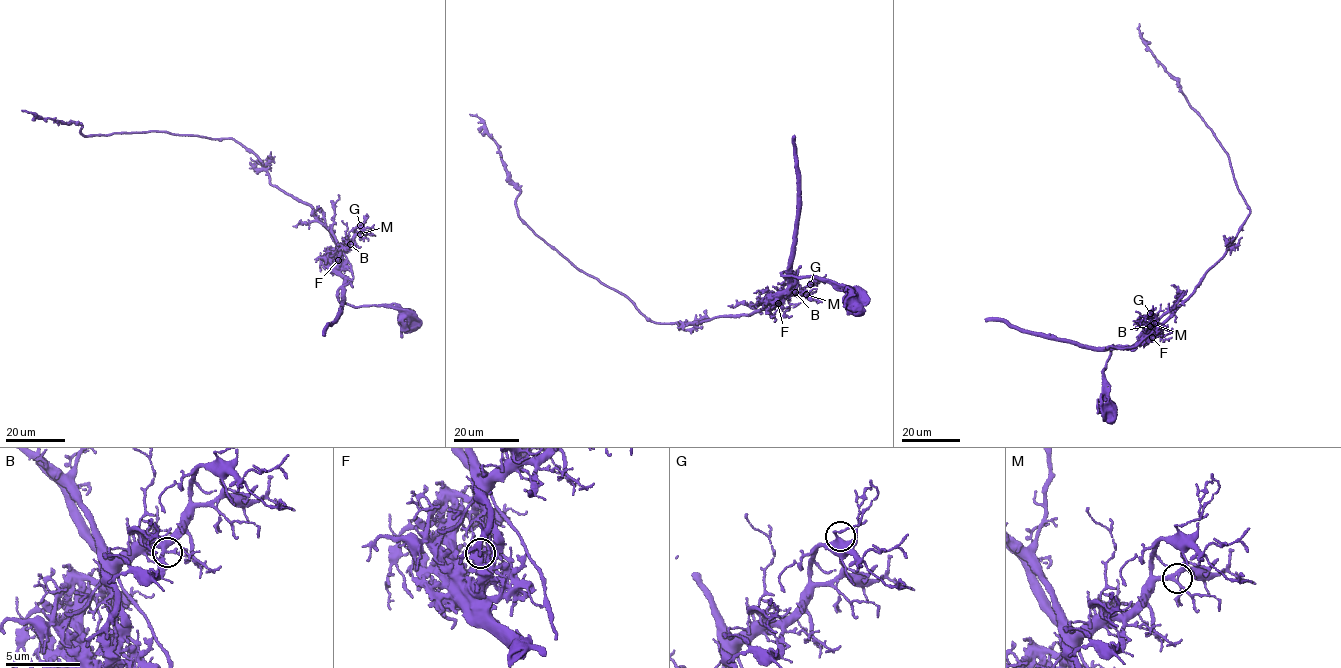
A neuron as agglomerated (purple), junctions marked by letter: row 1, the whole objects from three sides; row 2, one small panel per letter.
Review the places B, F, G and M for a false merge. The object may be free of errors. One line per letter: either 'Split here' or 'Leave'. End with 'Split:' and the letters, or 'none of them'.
B: Leave
F: Split here
G: Leave
M: Leave
Split: F

